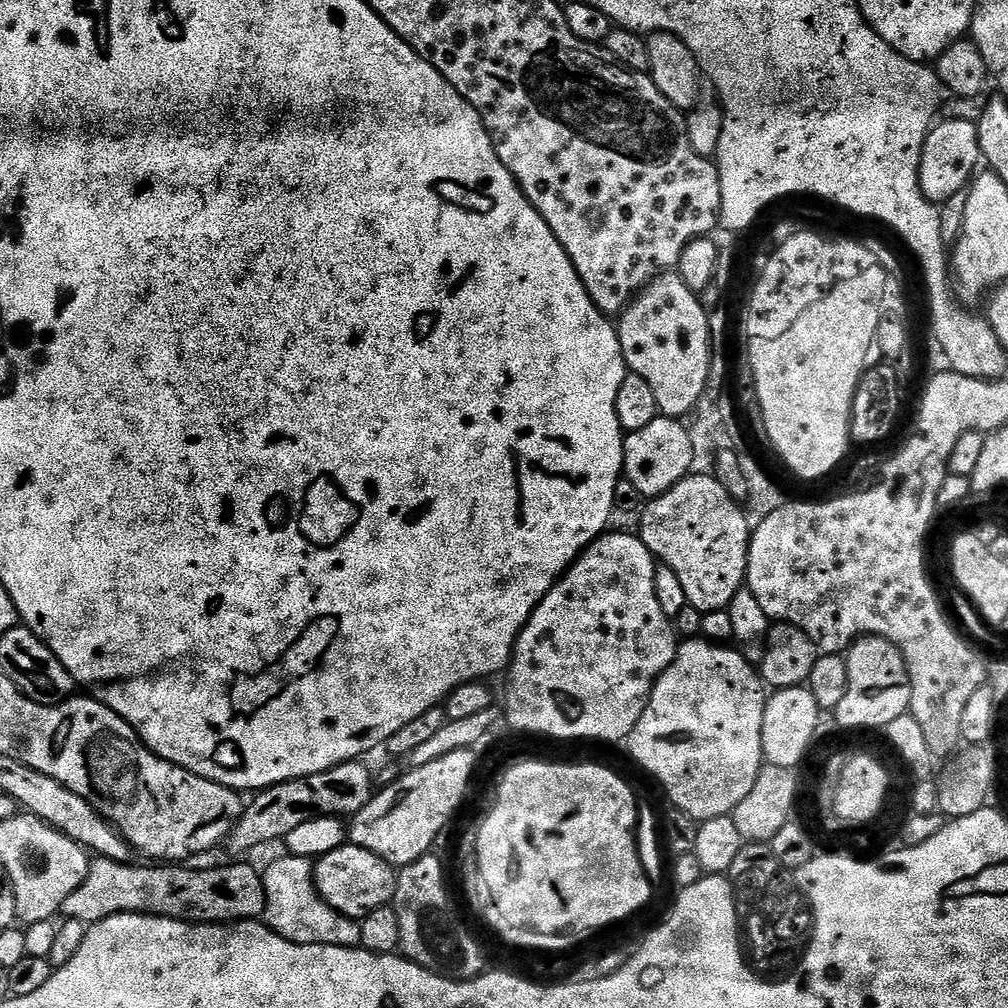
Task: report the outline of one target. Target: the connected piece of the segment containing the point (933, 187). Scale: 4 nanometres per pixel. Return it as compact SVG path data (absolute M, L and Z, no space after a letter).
M943 120L924 139L920 155L920 189L924 197L937 206L969 187L978 172L976 163L979 165L982 160L976 124L968 120Z

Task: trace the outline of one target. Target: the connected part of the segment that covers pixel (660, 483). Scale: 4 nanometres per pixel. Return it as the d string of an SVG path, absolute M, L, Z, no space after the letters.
M657 416L650 426L634 430L624 437L624 471L623 479L634 482L638 494L645 498L655 498L666 494L678 482L682 482L693 471L692 463L698 457L691 445L689 425L671 416Z

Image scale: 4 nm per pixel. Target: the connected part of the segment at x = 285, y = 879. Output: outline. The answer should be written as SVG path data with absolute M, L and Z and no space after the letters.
M281 854L268 869L263 869L266 890L266 910L262 917L272 931L290 942L321 944L355 948L360 942L360 926L357 921L334 910L320 896L316 888L314 864L301 856Z

